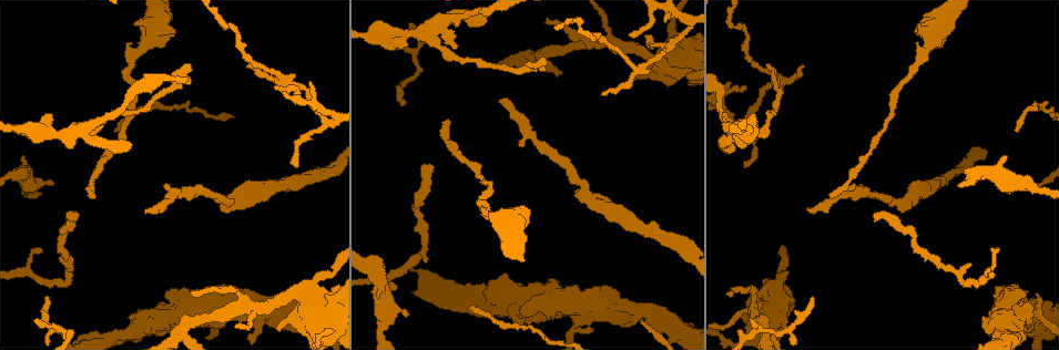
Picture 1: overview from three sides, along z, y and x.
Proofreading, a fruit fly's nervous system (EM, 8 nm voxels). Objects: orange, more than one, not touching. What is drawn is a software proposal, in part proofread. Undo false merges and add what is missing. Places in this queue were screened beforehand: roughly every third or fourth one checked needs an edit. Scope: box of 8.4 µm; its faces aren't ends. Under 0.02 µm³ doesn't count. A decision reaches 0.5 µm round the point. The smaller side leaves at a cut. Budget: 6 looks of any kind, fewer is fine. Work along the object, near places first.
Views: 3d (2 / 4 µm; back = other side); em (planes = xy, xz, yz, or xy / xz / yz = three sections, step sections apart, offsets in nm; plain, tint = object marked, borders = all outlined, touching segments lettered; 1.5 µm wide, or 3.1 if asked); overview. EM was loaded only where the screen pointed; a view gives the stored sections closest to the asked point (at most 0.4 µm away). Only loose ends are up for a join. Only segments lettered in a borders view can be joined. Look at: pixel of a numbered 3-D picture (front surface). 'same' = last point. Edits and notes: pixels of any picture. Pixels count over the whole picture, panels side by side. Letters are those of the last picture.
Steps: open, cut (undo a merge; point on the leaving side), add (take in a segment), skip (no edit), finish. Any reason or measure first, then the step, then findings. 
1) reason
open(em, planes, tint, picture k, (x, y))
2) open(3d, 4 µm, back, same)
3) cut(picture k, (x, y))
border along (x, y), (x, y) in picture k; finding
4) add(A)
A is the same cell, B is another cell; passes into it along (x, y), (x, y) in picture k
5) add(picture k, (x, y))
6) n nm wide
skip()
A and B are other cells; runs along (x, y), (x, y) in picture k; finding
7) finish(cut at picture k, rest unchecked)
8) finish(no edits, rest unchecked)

abrupt turn
open(3d, 4 µm, picture 1, (333, 124))

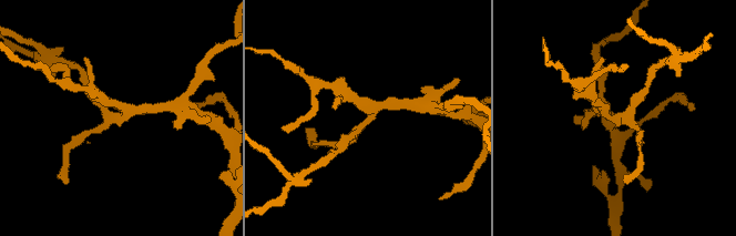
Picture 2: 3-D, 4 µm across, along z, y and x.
open(em, planes, borders, picture 2, (622, 119))

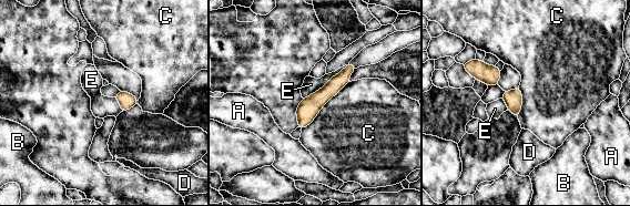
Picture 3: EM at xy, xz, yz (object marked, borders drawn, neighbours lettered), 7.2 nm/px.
skip()
A, B, C, D and E are other cells; continuous, no second neuron

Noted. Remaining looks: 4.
free end
open(em, planes, borders, picture 1, (406, 316))

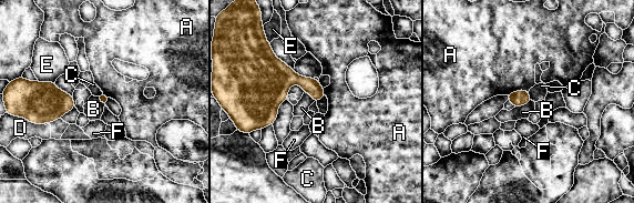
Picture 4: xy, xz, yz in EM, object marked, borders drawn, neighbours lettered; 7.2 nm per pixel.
skip()
A, B, C, D, E and F are other cells; border along (528, 92), (532, 100) in picture 4; none of them fits

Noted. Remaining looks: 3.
free end
open(3d, 4 µm, picture 1, (1037, 293))

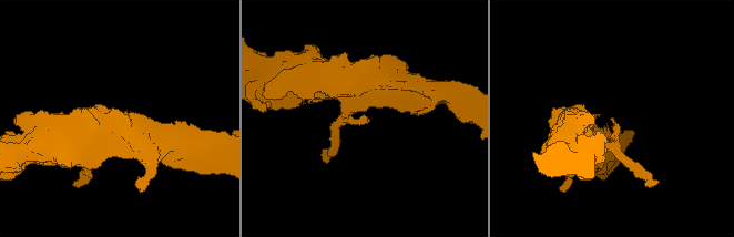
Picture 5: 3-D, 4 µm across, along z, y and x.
open(em, yz, step 4, borders, picture 5, (367, 116))

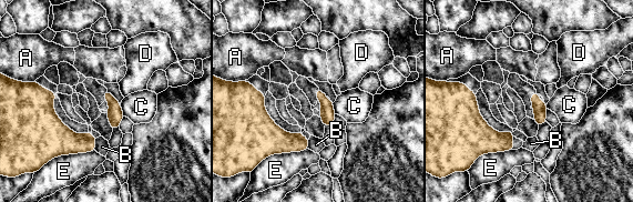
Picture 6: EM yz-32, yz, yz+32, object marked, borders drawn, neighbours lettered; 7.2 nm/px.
skip()
A, B, C, D and E are other cells; border along (120, 103), (121, 110), (125, 115) in picture 6; no lettered segment goes on from it

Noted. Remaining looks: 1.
finish(no edits, rest unchecked)

